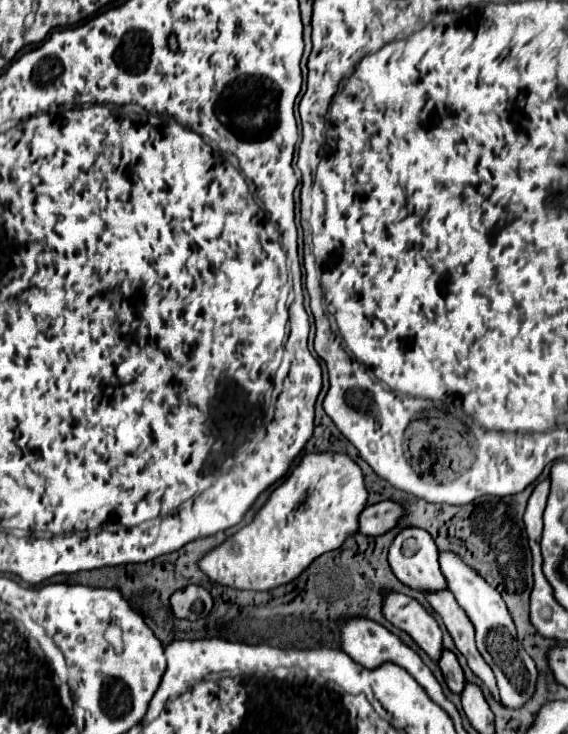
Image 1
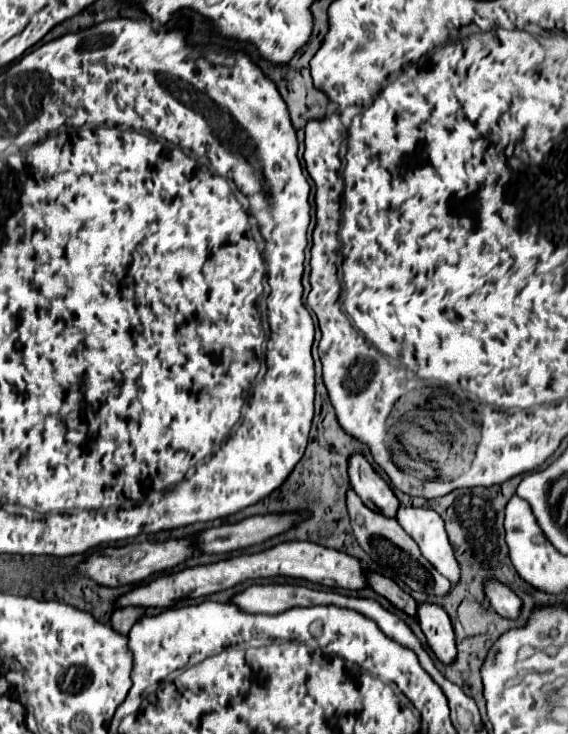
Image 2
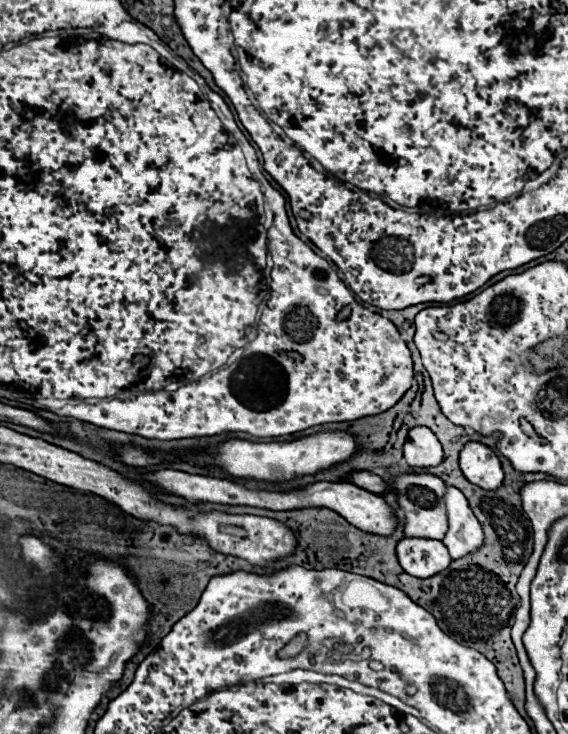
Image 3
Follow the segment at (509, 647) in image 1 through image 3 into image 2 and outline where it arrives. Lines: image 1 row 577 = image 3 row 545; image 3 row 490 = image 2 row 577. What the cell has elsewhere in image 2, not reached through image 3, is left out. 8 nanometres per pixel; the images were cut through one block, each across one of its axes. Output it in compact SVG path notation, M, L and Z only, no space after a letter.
M400 508L398 524L416 540L424 558L452 584L460 582L460 566L448 542L444 520L428 508Z

